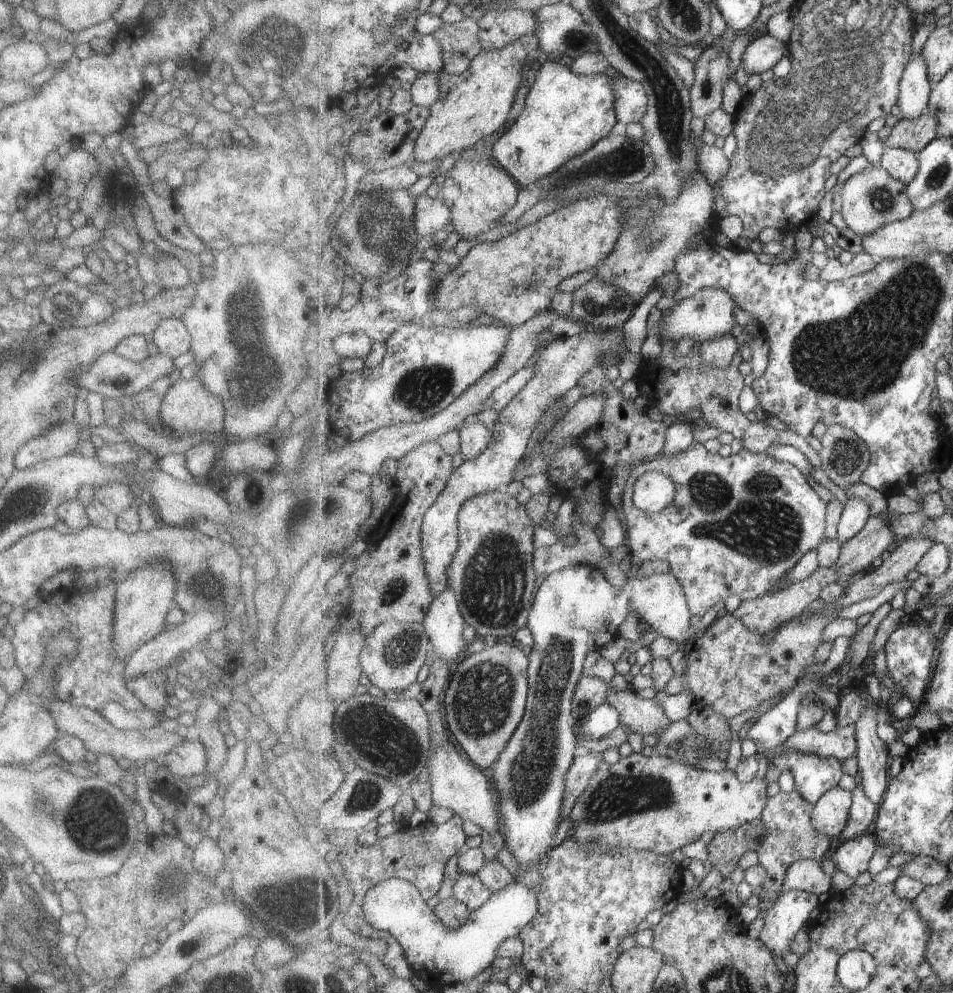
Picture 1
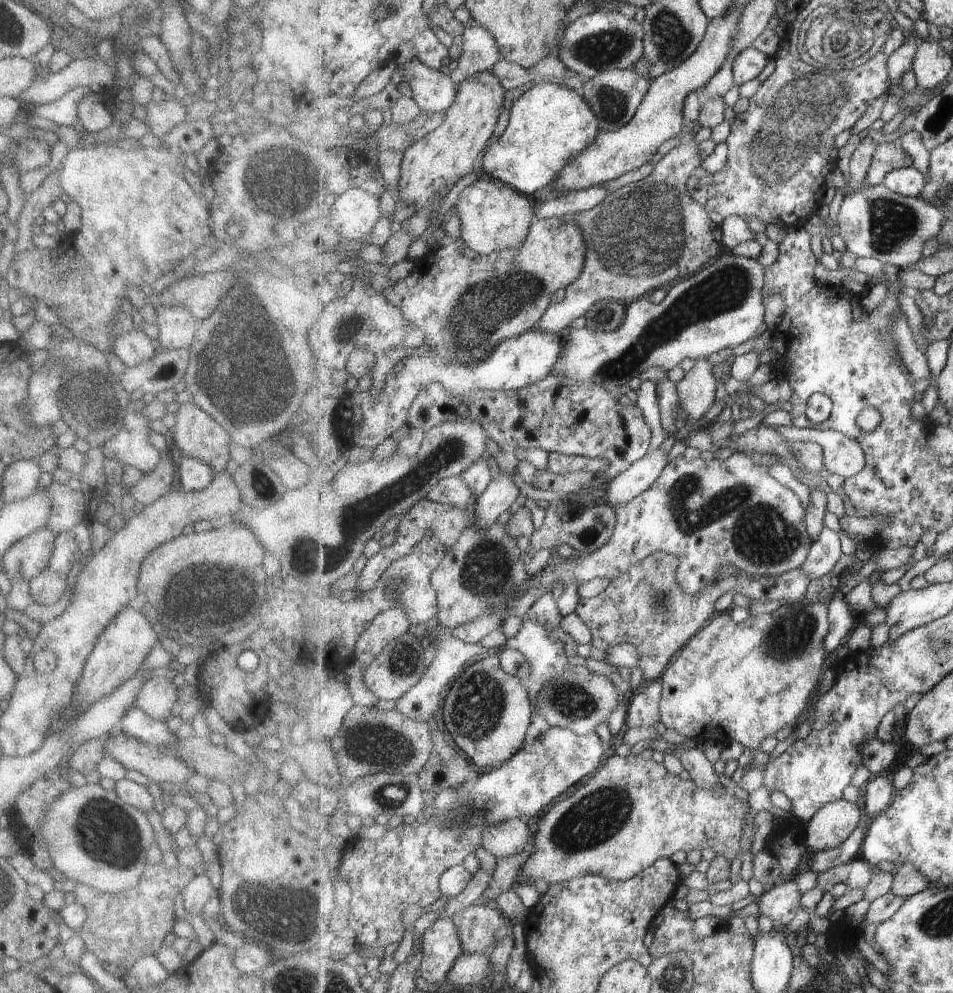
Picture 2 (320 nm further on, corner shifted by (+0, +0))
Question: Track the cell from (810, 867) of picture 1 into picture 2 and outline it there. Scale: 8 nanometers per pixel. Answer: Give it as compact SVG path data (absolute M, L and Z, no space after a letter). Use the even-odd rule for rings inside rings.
M793 878L786 879L784 884L762 893L757 904L759 914L768 916L777 932L805 932L809 940L814 940L817 935L809 928L809 914L801 906L801 896Z

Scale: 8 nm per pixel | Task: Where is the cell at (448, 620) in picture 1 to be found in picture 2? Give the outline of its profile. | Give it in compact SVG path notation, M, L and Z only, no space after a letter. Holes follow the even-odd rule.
M441 624L434 630L433 643L438 646L436 658L428 667L424 678L420 680L407 694L404 694L398 702L398 711L416 721L432 723L433 720L440 719L441 706L443 706L443 696L455 679L463 674L467 662L475 656L485 659L490 652L484 649L481 643L467 643L458 639L452 634L452 630Z

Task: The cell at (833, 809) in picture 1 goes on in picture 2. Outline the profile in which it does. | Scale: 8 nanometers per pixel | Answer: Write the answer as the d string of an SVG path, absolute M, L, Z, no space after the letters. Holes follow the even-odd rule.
M841 799L826 804L804 824L803 841L815 853L837 848L862 825L861 816L857 803Z

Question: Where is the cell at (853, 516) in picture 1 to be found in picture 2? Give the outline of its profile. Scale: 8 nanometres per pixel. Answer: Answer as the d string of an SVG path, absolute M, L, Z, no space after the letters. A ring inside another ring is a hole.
M825 527L821 534L813 539L808 560L801 567L802 571L813 582L829 574L837 566L843 555L843 552L841 552L841 536L829 527Z

